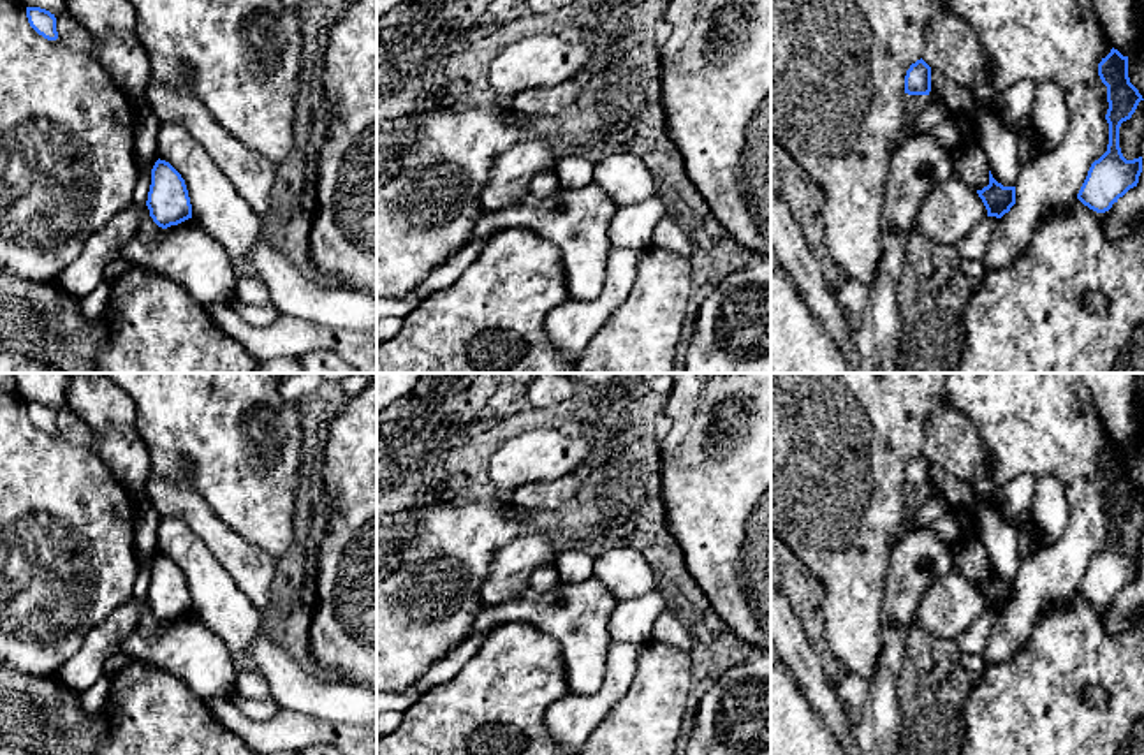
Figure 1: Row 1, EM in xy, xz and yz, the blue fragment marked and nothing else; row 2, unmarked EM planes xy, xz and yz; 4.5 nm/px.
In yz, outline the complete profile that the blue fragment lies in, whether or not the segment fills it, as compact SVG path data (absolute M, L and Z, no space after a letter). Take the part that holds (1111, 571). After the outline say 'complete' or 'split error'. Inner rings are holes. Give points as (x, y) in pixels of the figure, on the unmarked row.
M1118 443L1102 452L1098 470L1107 480L1109 517L1107 546L1091 558L1077 593L1096 607L1105 607L1130 583L1137 581L1142 567L1142 551L1126 554L1119 542L1119 521L1130 514L1142 493L1128 472L1128 451Z; complete

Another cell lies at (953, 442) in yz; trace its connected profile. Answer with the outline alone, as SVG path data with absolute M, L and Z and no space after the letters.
M943 403L929 417L922 454L931 465L943 466L966 480L980 502L998 502L998 489L991 482L979 431L952 403Z

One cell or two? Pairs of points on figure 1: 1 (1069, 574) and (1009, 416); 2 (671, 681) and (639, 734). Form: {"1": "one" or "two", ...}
{"1": "one", "2": "one"}

